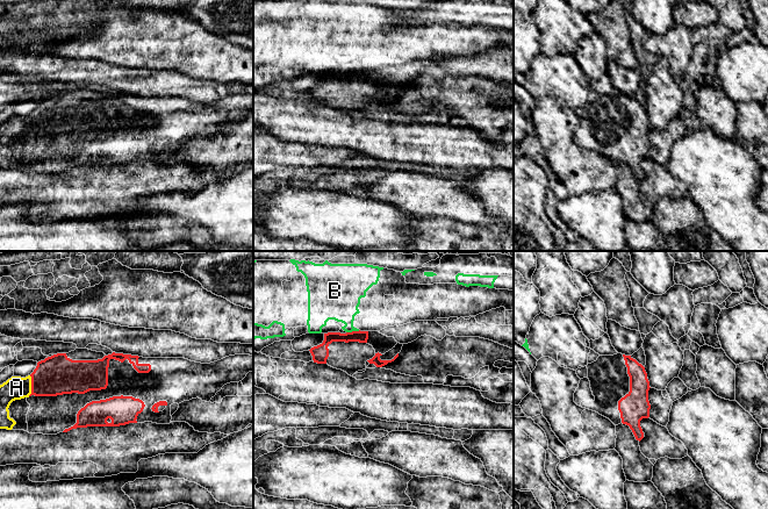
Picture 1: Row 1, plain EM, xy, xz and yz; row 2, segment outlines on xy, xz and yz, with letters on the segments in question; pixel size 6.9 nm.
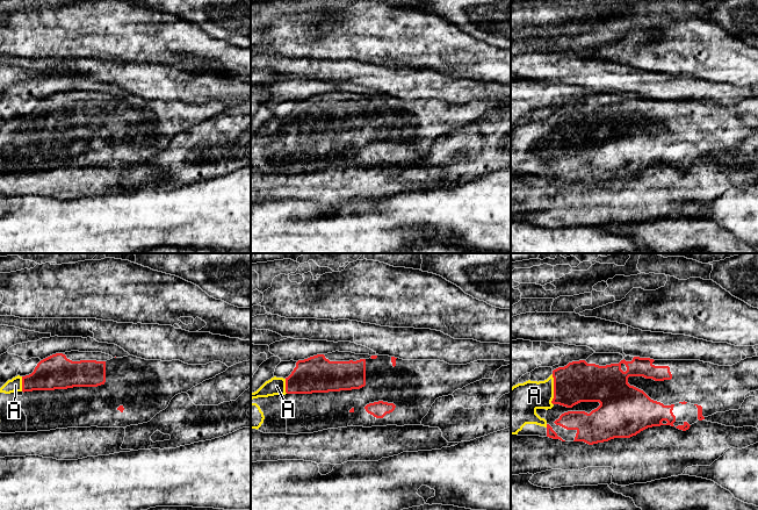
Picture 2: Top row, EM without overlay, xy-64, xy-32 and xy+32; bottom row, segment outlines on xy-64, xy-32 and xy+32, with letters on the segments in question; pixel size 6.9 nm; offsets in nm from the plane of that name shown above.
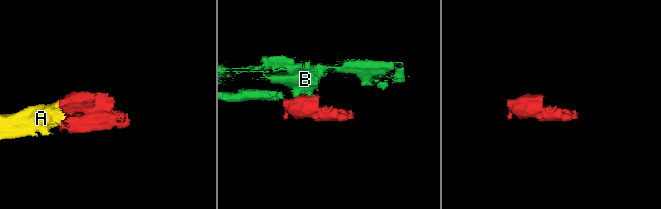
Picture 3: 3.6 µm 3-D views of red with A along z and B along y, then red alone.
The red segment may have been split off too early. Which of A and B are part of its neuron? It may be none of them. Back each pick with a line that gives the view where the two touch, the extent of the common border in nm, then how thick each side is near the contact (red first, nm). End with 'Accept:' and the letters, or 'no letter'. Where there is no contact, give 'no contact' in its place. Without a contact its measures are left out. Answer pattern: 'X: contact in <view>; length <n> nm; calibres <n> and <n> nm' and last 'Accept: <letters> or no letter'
A: contact in xy; length 140 nm; calibres 280 and 160 nm
Accept: A

